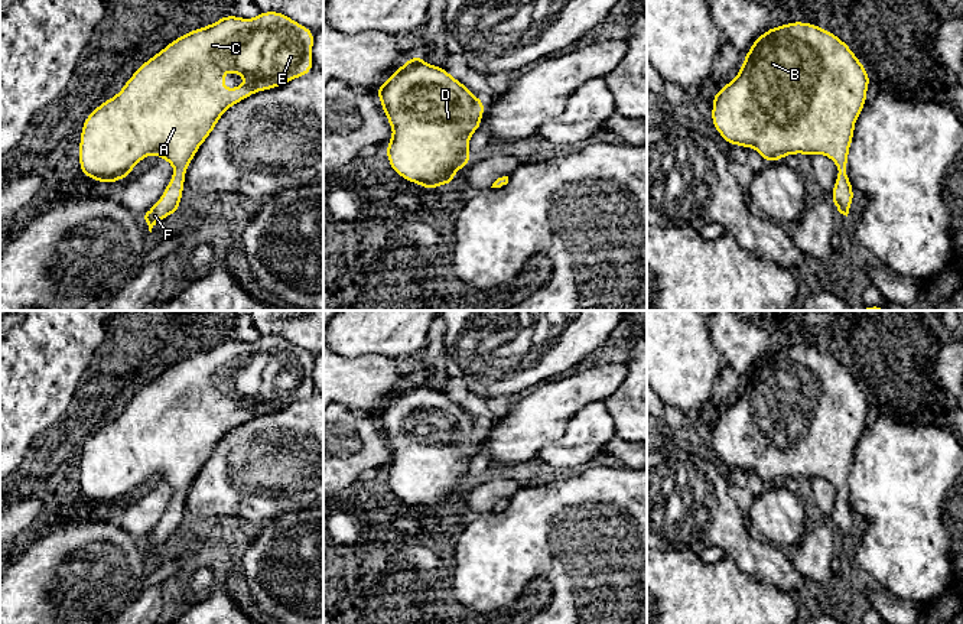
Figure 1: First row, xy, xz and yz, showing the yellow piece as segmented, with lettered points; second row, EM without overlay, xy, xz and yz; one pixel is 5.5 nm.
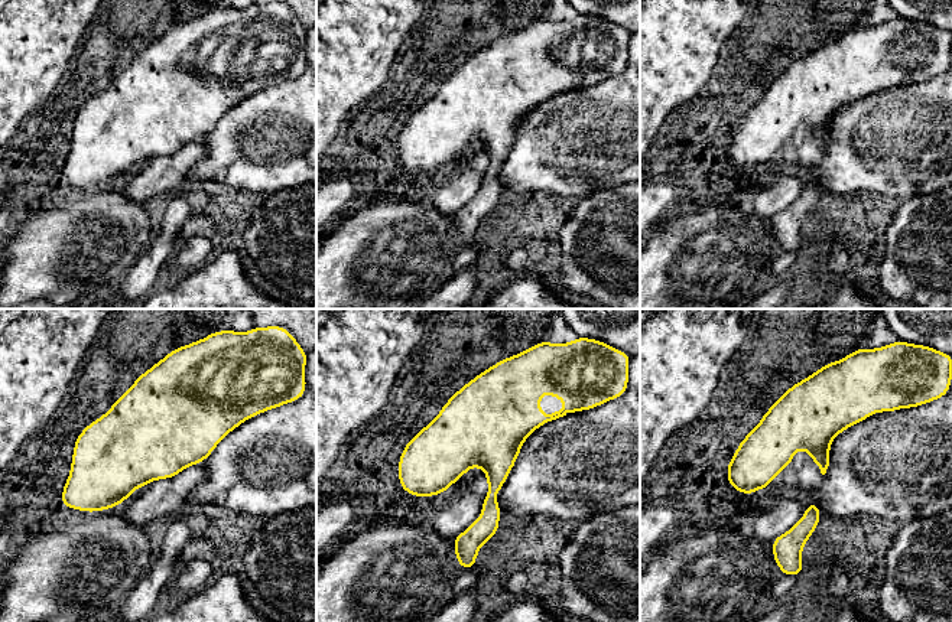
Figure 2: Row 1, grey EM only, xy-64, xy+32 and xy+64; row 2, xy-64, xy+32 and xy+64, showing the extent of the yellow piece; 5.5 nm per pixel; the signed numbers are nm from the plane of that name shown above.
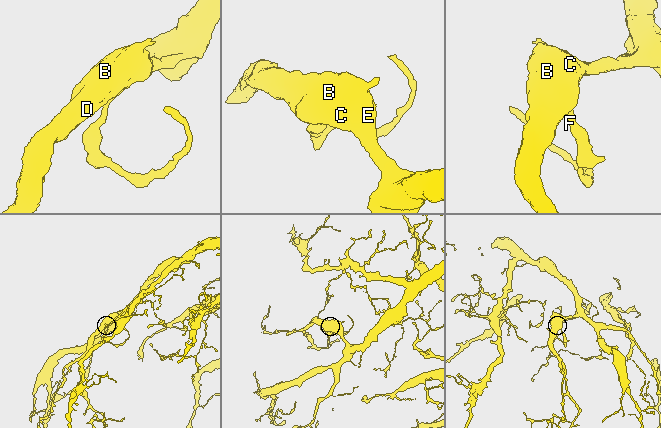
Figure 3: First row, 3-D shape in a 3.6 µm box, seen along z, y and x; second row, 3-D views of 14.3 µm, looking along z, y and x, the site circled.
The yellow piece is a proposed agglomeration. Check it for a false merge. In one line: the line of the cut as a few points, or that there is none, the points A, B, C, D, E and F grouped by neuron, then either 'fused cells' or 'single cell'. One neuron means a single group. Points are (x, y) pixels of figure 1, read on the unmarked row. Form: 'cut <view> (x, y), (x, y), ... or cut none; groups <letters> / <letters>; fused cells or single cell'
cut none; groups A B C D E F; single cell

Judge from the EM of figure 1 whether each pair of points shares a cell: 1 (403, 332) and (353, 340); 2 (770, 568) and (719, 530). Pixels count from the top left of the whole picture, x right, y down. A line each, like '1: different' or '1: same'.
1: same
2: same

